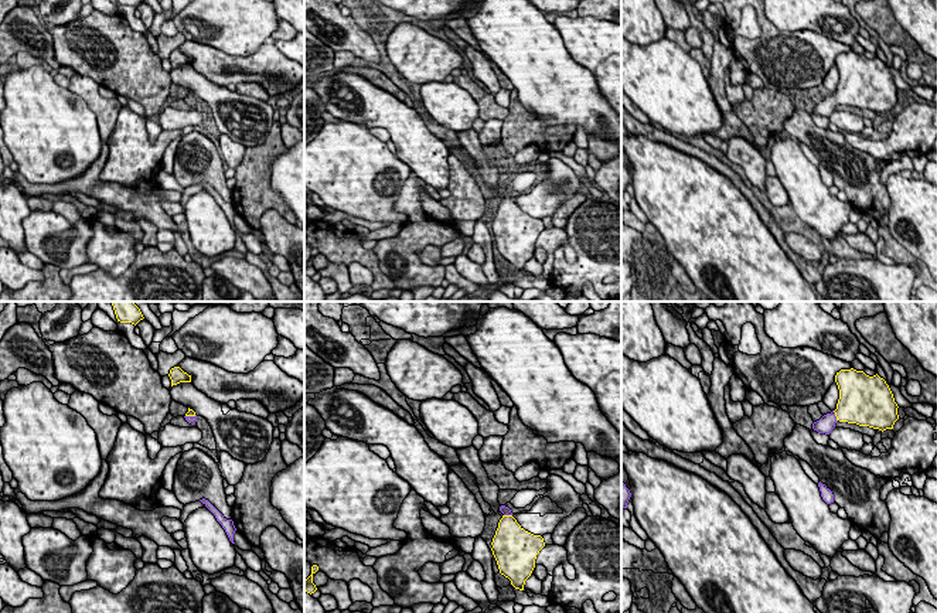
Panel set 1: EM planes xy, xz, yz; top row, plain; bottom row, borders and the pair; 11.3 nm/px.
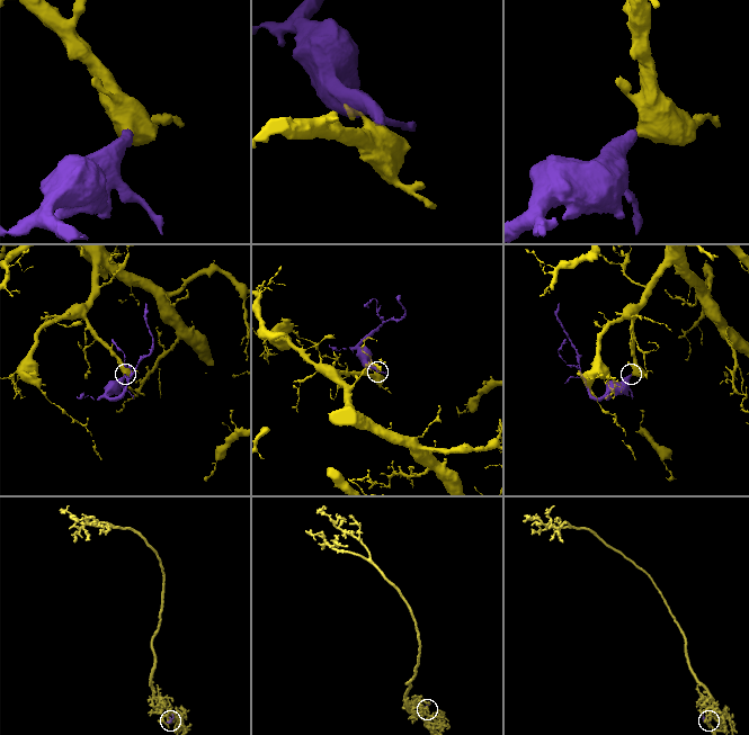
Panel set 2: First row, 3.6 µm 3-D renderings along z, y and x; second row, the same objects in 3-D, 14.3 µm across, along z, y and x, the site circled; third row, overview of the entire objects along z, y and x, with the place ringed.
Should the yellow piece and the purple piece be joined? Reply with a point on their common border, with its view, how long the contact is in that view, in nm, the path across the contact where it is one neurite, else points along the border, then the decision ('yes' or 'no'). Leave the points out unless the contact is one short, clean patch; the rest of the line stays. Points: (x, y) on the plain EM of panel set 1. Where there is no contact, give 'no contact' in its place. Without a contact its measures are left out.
yz (835, 98) | 140 nm | across yz (854, 88), (835, 98), (827, 105) | yes

